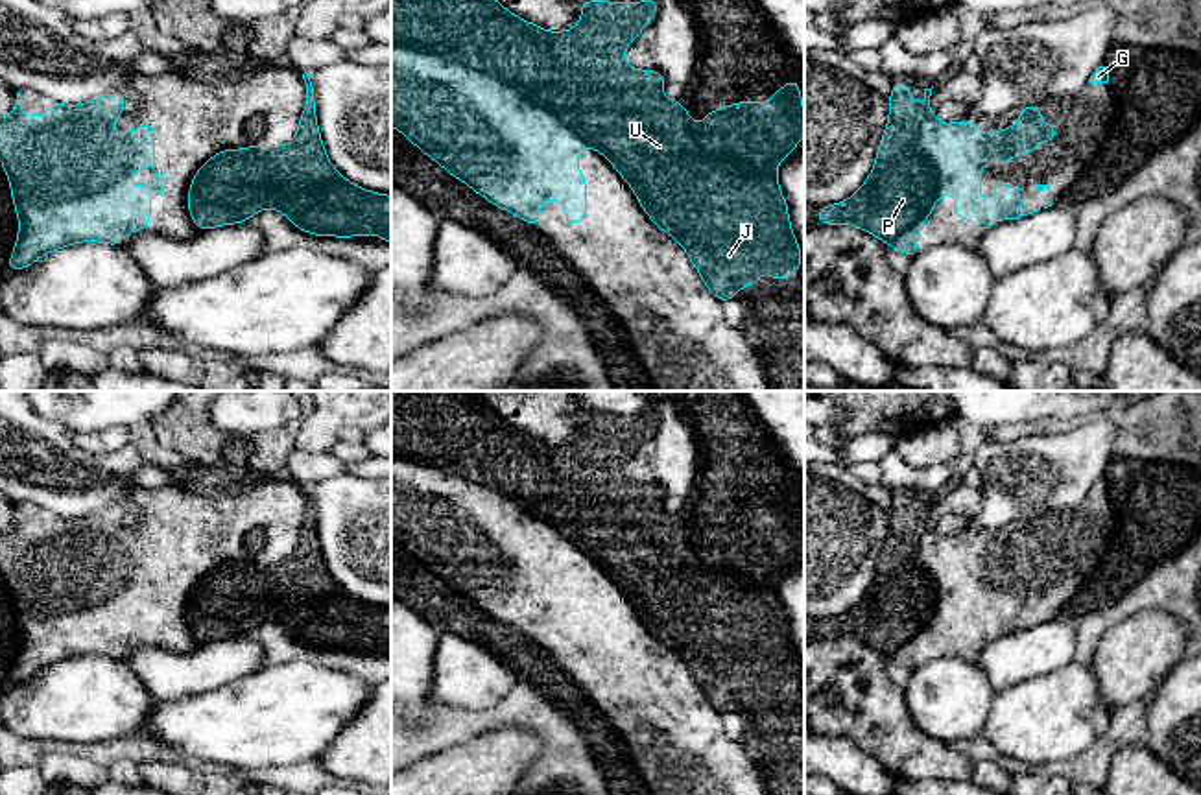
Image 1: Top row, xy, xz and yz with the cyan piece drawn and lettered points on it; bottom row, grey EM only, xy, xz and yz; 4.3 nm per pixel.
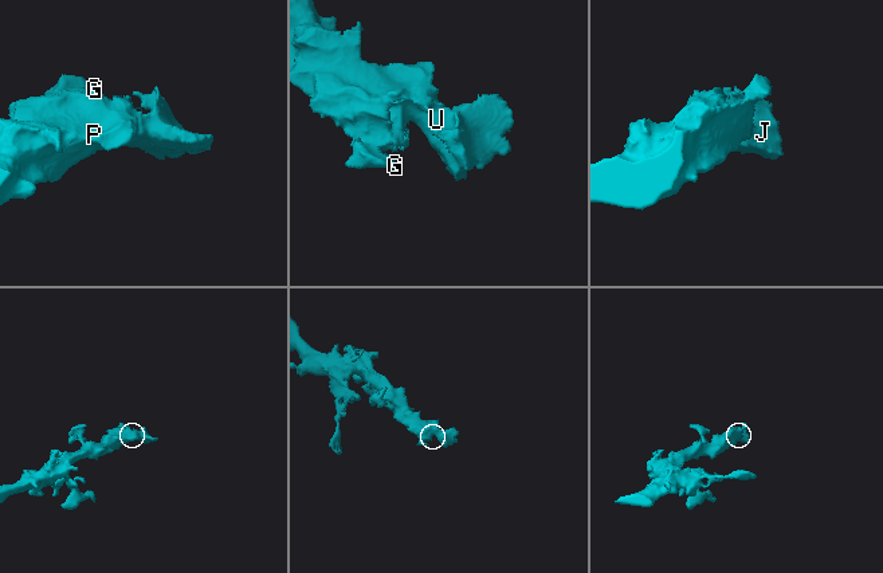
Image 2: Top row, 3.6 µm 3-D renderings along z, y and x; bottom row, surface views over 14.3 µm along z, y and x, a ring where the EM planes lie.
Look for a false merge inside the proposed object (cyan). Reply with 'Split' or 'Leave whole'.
Leave whole

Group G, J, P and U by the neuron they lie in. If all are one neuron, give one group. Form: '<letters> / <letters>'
G J P U

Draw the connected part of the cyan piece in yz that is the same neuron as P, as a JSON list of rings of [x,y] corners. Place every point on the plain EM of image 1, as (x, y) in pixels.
[[[900,492],[893,498],[873,585],[852,611],[817,622],[821,638],[854,638],[913,671],[922,666],[913,659],[941,607],[956,609],[954,631],[974,633],[978,646],[996,640],[996,627],[1007,636],[1040,623],[1013,625],[1017,616],[1028,614],[1028,599],[1007,601],[1002,590],[991,601],[989,618],[980,614],[987,572],[1009,577],[1020,566],[1037,564],[1040,555],[1059,552],[1052,537],[1039,533],[1039,516],[1020,520],[1018,537],[985,548],[969,529],[939,537],[930,522],[932,502],[913,518],[910,498]]]

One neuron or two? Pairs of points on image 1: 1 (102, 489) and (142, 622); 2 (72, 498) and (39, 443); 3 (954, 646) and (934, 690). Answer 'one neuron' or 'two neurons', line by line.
1: two neurons
2: one neuron
3: two neurons

